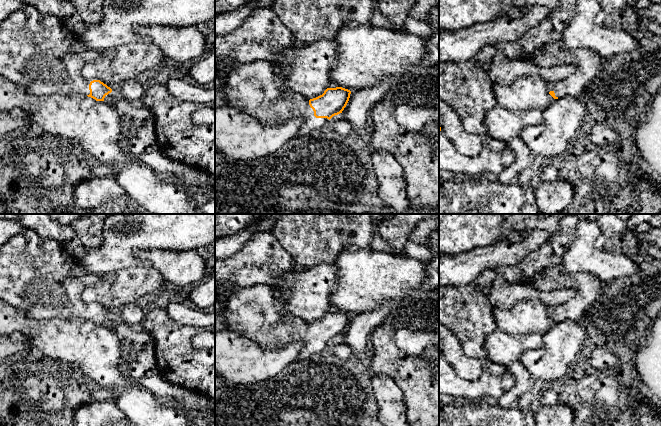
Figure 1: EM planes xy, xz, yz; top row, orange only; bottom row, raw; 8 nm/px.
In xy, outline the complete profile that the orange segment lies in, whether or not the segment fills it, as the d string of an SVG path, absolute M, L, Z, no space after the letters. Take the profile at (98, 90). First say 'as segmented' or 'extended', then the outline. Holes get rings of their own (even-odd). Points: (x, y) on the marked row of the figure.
extended; M25 4L0 23L0 76L36 96L81 94L104 101L112 89L100 80L90 81L82 75L84 66L100 51L85 47L75 51L79 43L79 36L60 19L42 14L34 6Z

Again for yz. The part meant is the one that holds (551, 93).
extended; M560 40L543 44L526 59L540 67L575 66L575 72L568 77L560 81L546 81L547 91L554 99L564 95L579 98L604 61L599 54L588 49L565 49Z

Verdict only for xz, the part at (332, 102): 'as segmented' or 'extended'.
extended

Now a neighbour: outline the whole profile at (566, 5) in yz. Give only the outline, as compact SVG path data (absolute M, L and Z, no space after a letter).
M560 0L561 5L540 24L529 29L516 42L508 42L501 49L507 60L524 59L548 42L560 40L563 31L575 13L577 0Z

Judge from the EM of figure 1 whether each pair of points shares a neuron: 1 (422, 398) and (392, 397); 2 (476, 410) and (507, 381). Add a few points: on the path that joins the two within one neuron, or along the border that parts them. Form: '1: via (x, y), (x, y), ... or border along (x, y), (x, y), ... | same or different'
1: border along (389, 377), (402, 392), (406, 415) | different
2: border along (481, 399), (458, 401) | different

